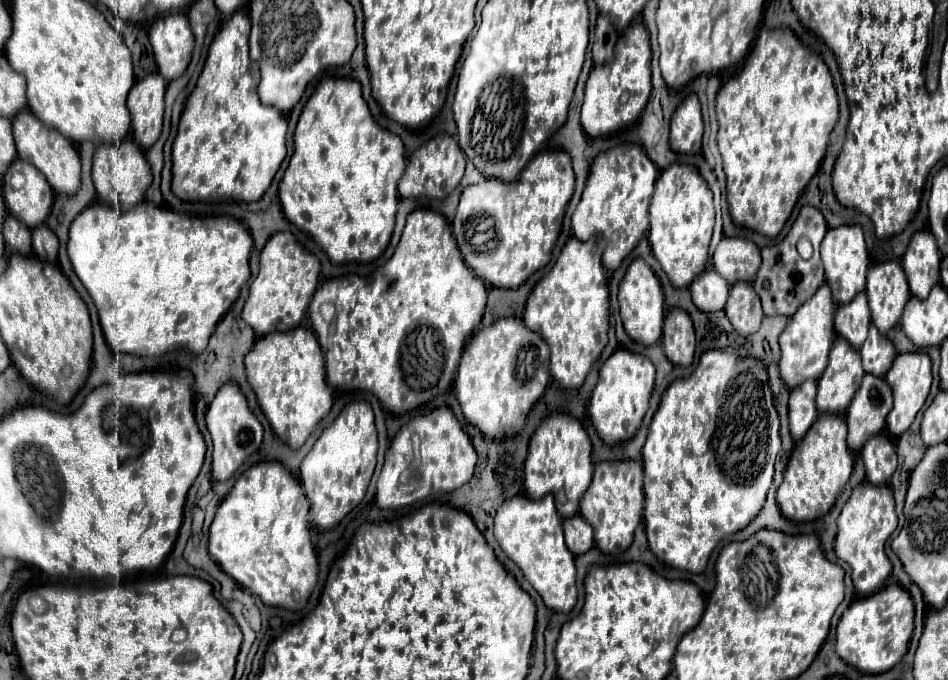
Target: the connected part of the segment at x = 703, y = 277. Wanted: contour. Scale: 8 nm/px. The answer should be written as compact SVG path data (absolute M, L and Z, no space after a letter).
M705 270L691 282L693 304L703 312L723 310L729 294L729 282L721 278L715 270Z

